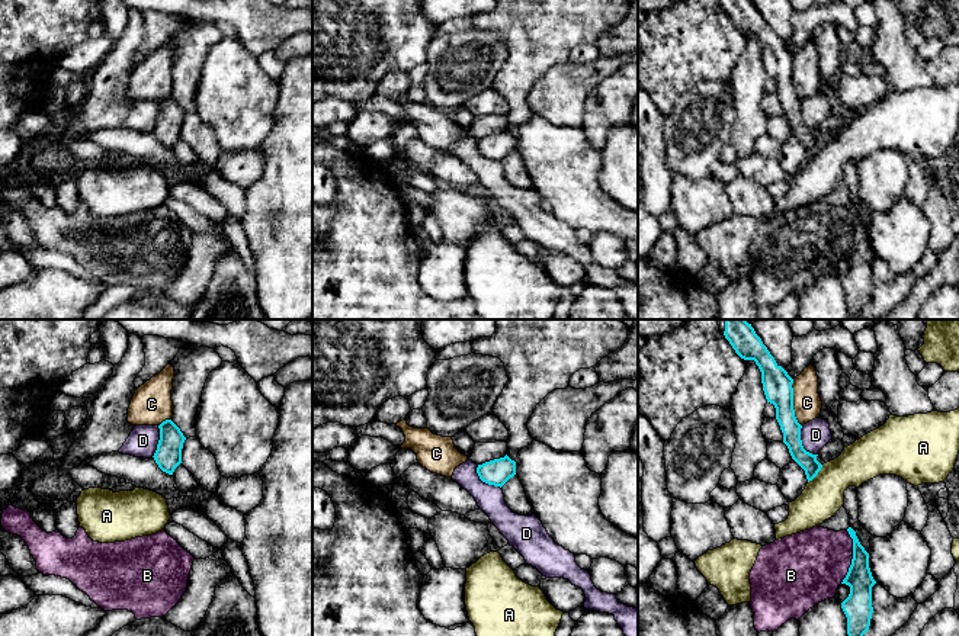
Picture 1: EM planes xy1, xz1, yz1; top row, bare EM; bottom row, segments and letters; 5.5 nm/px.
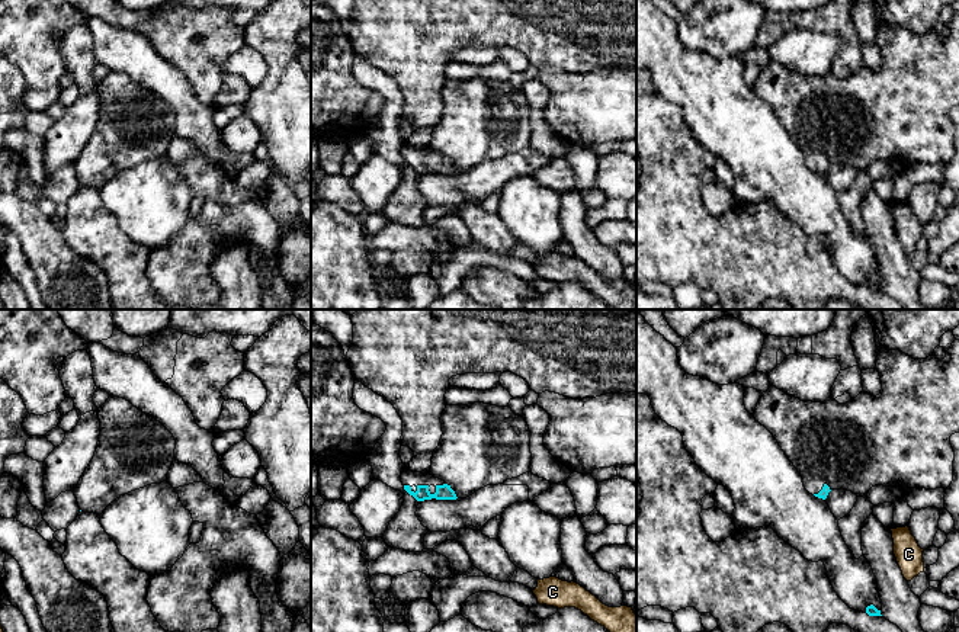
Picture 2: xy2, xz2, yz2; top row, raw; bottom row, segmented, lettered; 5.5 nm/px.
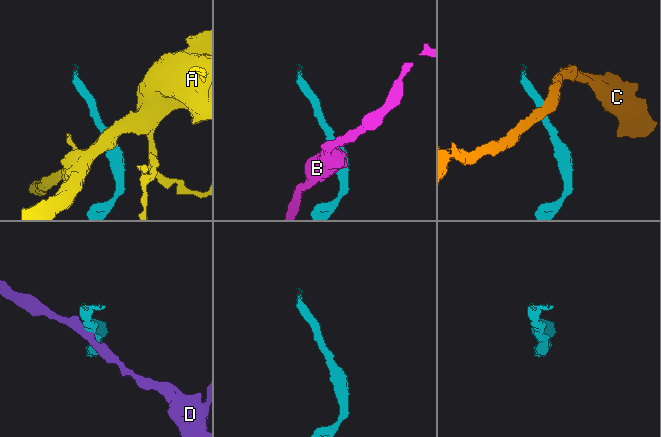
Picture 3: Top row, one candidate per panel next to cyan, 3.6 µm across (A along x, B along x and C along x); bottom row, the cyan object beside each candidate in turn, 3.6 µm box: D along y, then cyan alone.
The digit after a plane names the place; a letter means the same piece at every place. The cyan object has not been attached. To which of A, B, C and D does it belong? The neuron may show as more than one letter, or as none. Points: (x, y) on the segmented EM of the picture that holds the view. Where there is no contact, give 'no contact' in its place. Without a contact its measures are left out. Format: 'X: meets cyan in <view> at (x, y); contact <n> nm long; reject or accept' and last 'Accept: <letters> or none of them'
A: meets cyan in yz1 at (817, 474); contact 130 nm long; reject
B: meets cyan in yz1 at (853, 556); contact 300 nm long; reject
C: meets cyan in yz1 at (792, 402); contact 260 nm long; reject
D: meets cyan in yz1 at (801, 443); contact 190 nm long; reject
Accept: none of them

